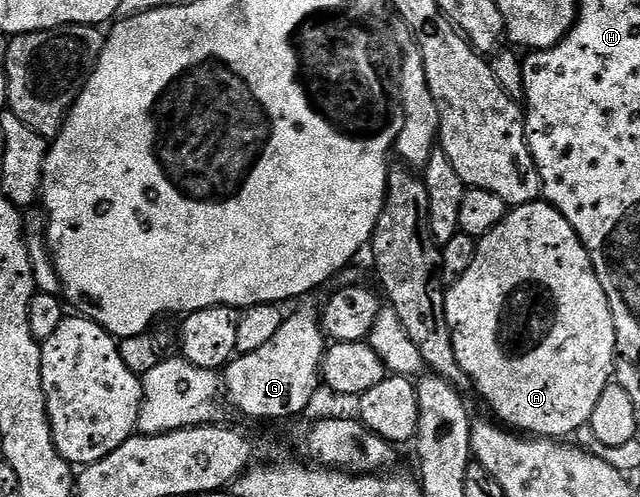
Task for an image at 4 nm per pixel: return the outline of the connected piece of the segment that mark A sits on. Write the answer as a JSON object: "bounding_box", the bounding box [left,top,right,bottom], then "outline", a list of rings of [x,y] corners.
{"bounding_box":[445,199,618,439],"outline":[[[538,199],[510,208],[505,217],[487,235],[477,242],[475,259],[471,259],[471,267],[463,271],[458,281],[452,282],[445,290],[445,310],[447,323],[451,327],[451,339],[455,347],[455,359],[463,371],[473,381],[473,389],[481,392],[481,397],[494,409],[496,420],[537,439],[569,439],[572,433],[577,433],[588,426],[591,415],[596,409],[605,388],[614,380],[613,360],[618,360],[617,332],[615,319],[611,311],[611,303],[607,299],[607,291],[603,291],[601,276],[595,271],[593,260],[589,257],[584,243],[579,239],[575,227],[567,223],[567,219],[544,199]]]}

